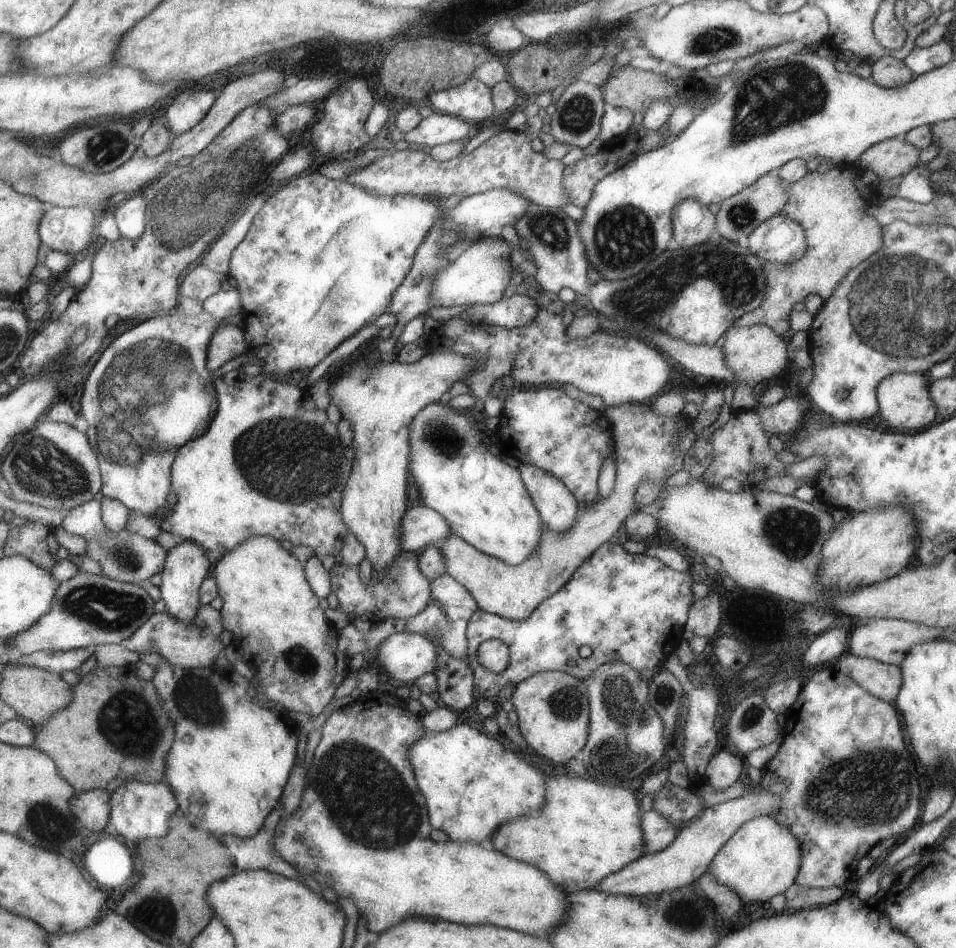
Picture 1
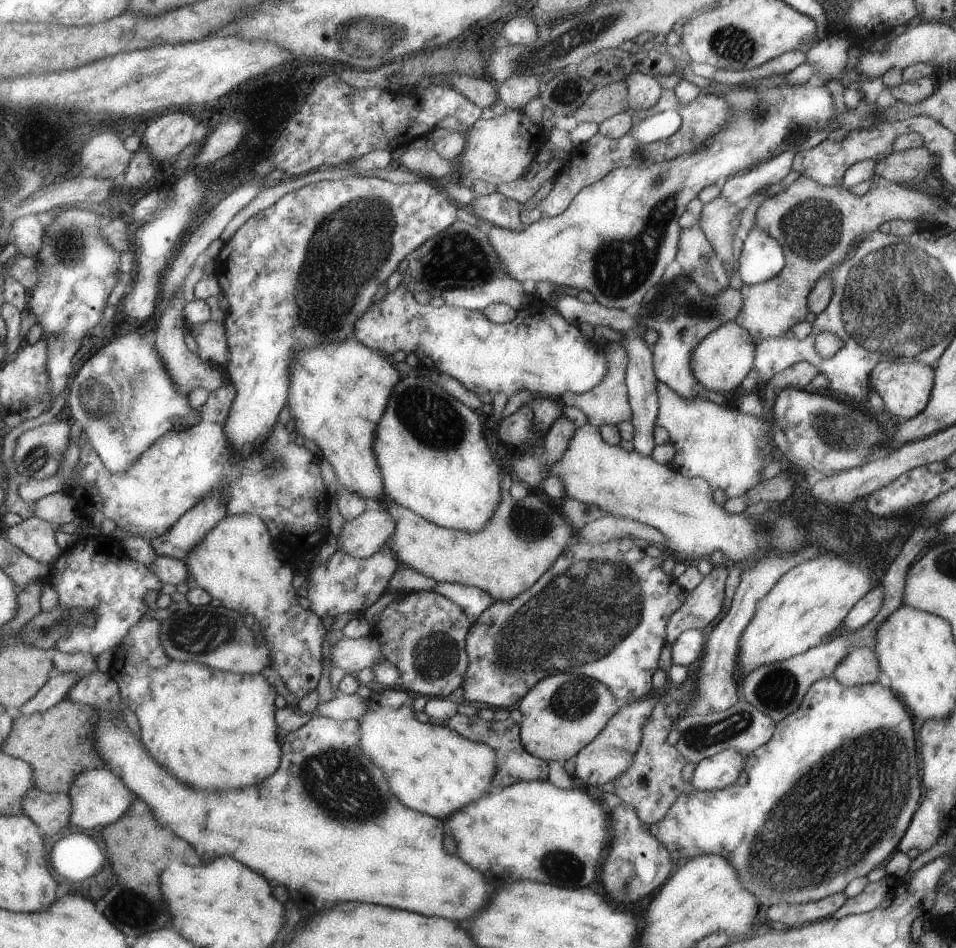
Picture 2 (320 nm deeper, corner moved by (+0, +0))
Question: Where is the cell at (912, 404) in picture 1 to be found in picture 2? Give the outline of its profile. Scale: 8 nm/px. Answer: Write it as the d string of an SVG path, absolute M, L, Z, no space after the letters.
M880 361L869 372L868 386L875 390L883 400L884 408L903 421L921 413L921 410L929 402L934 380L933 367L919 362L893 363L892 361Z

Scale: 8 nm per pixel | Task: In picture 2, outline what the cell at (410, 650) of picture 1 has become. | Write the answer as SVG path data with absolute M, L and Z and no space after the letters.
M373 636L355 639L343 637L330 650L331 667L340 668L346 674L353 676L364 668L371 668L377 660L383 660L379 642Z

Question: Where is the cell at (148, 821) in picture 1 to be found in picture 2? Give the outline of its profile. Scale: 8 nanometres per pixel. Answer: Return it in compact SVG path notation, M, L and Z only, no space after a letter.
M107 768L85 769L79 772L71 780L66 794L71 800L69 825L94 831L100 831L107 824L113 824L117 818L121 818L133 798L133 794L119 780L119 776Z

